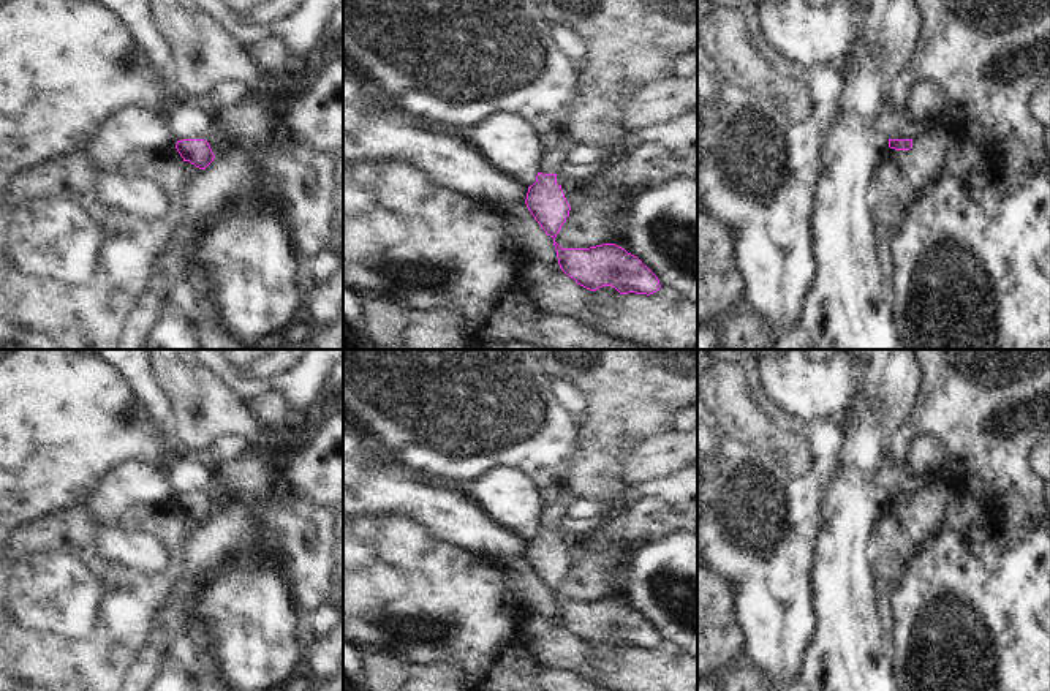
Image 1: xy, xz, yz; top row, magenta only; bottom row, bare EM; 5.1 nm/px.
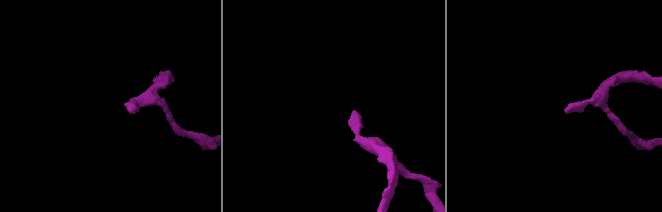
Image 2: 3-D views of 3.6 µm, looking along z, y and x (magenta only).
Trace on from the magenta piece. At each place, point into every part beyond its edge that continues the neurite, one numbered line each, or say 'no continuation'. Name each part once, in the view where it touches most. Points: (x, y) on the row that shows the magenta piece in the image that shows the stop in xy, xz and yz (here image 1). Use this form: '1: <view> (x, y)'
no continuation

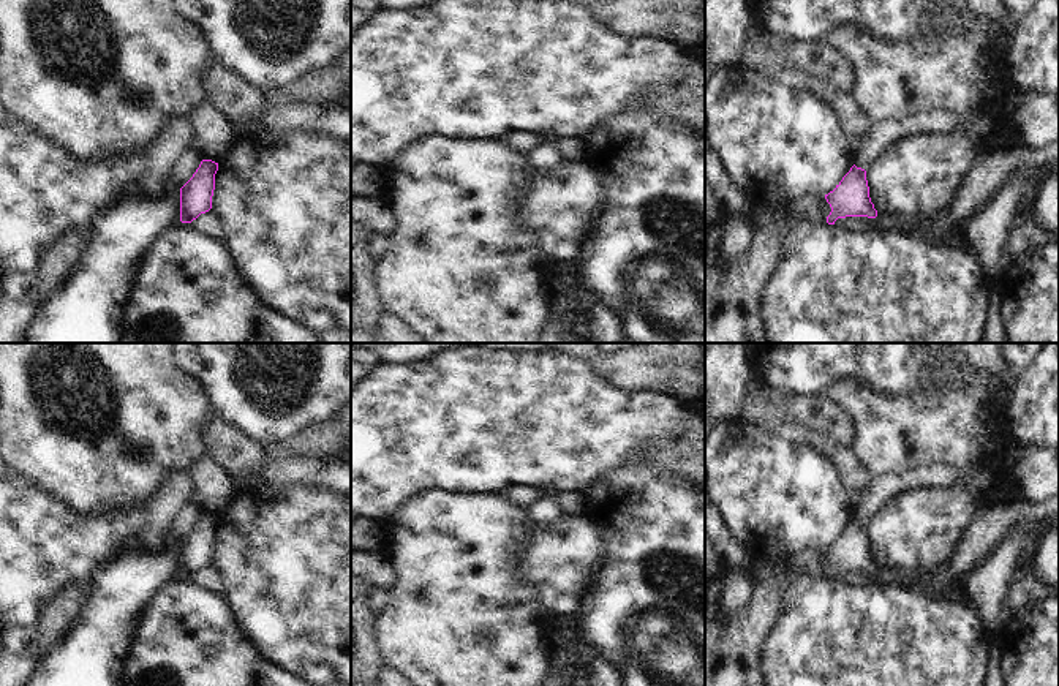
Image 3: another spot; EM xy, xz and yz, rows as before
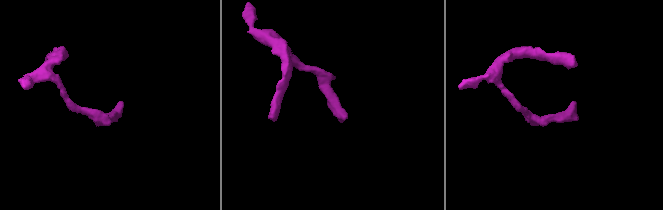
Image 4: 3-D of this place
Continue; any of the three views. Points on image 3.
no continuation

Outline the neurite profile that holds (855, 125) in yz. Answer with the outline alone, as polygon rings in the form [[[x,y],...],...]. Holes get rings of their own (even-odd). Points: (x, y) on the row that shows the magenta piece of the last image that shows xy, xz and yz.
[[[748,40],[738,52],[737,63],[756,70],[763,77],[782,82],[789,89],[814,93],[836,112],[847,139],[854,139],[861,145],[863,139],[868,138],[872,123],[857,106],[852,95],[842,93],[825,81],[809,76],[784,55]]]

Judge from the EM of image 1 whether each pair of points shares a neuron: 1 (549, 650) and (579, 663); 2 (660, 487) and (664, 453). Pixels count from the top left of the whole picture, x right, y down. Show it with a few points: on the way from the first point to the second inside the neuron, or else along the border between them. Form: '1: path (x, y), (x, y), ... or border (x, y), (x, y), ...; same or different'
1: path (557, 650), (571, 655); same
2: border (680, 468), (657, 479), (650, 487); different

